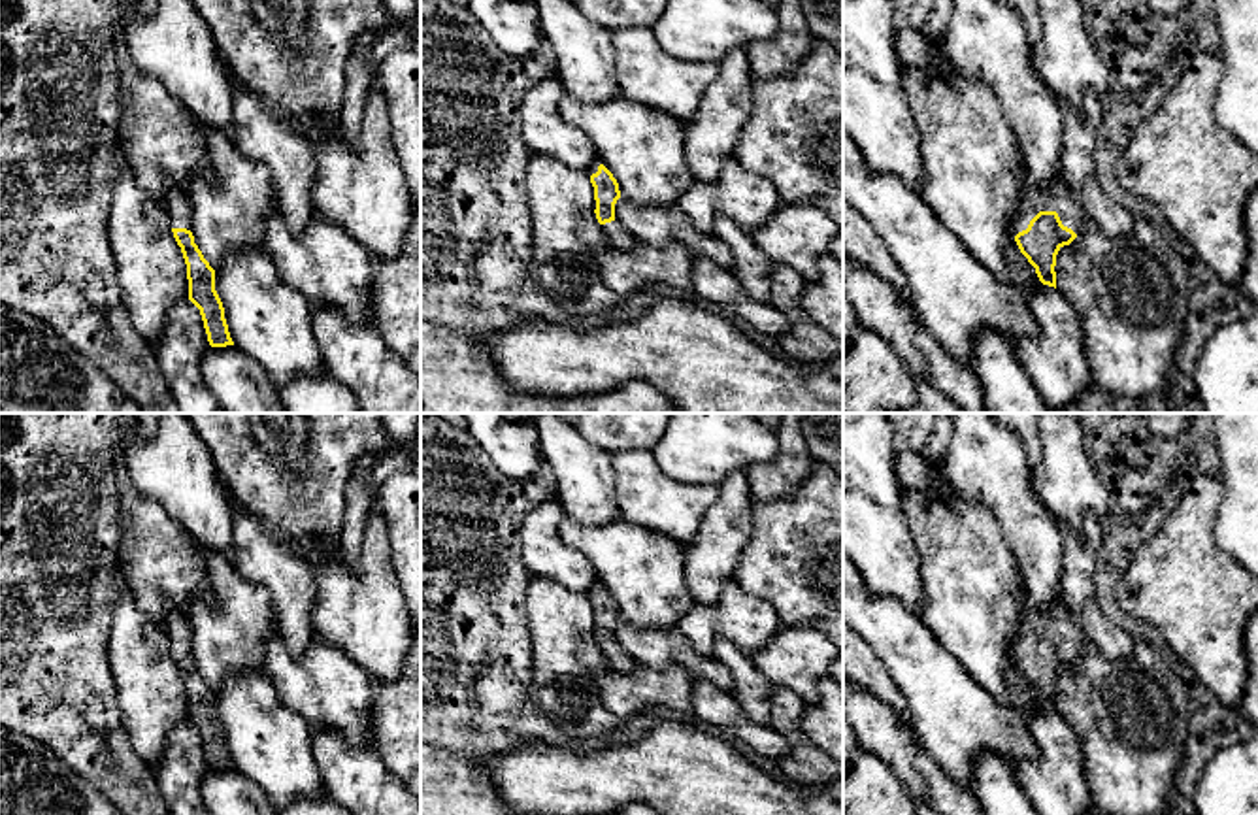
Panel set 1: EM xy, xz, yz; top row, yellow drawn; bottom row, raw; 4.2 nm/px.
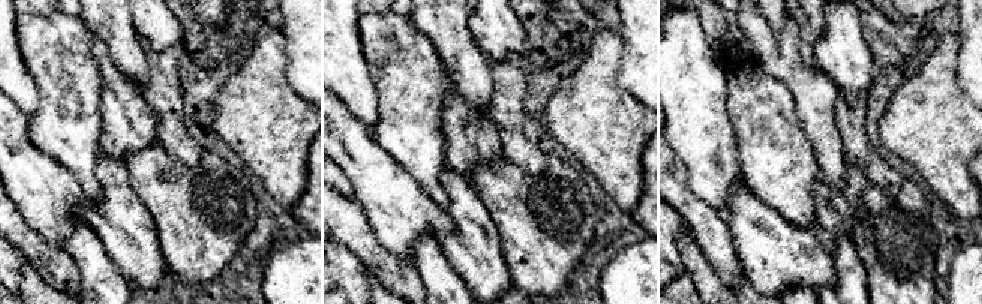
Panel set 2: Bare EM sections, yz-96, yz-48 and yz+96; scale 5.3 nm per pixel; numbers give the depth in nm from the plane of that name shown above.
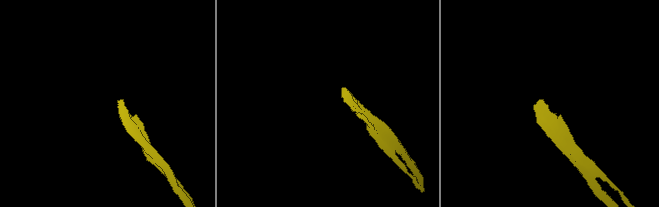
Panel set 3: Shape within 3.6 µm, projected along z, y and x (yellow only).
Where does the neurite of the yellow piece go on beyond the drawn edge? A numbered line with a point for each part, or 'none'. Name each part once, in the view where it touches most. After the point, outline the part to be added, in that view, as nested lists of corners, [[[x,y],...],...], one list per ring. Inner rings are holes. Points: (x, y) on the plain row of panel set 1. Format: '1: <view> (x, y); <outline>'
1: yz (1057, 619); [[[1022,583],[1020,598],[1024,602],[1024,617],[1013,636],[1015,658],[1026,653],[1039,634],[1056,634],[1062,647],[1075,657],[1092,647],[1086,634],[1073,623],[1073,617],[1062,600],[1052,604],[1047,611],[1041,611],[1028,600]]]

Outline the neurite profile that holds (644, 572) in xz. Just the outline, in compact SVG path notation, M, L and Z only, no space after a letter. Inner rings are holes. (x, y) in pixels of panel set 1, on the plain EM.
M566 513L558 526L560 540L583 553L592 564L598 583L613 596L621 619L641 628L677 628L679 621L690 613L696 600L685 579L685 545L636 526L624 519L605 524L581 524Z

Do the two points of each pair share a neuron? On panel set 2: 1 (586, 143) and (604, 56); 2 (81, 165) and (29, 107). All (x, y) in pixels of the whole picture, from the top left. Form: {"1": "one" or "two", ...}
{"1": "one", "2": "two"}

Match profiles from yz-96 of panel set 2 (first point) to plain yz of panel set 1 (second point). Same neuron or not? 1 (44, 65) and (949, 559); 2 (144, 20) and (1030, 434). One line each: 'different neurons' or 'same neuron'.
1: same neuron
2: different neurons

